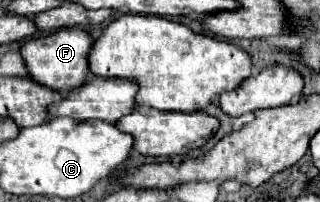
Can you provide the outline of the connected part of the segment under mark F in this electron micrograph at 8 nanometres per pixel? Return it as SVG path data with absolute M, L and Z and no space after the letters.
M68 28L68 30L56 30L52 34L42 34L36 38L30 38L22 44L20 48L20 56L26 64L28 70L28 78L32 78L34 82L56 90L60 94L68 94L72 90L76 90L78 86L84 84L86 76L90 74L88 70L88 52L92 46L92 38L76 28Z

